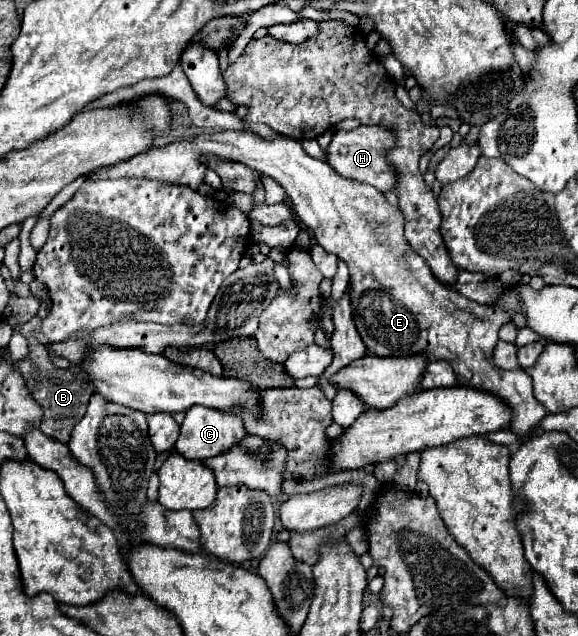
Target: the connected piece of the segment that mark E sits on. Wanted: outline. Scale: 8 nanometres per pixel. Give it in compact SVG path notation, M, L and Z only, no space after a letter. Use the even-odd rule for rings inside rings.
M231 129L213 135L205 133L161 149L153 147L113 167L103 167L95 171L89 181L147 177L197 189L207 171L199 157L209 153L239 161L253 171L275 179L285 189L293 213L307 229L313 231L317 243L347 263L351 273L349 283L355 325L365 347L369 347L373 355L411 357L423 353L429 361L457 355L457 369L453 371L463 387L487 391L507 403L511 409L509 431L515 431L515 435L525 441L535 429L539 429L539 419L547 417L547 411L533 397L529 375L525 371L497 369L491 359L491 351L499 341L497 333L511 321L511 315L465 299L455 289L439 283L431 275L427 263L423 263L403 237L403 217L399 215L399 209L393 207L375 187L339 177L325 161L309 157L297 139L277 137L267 141L255 133ZM475 343L485 343L485 353L467 353Z

